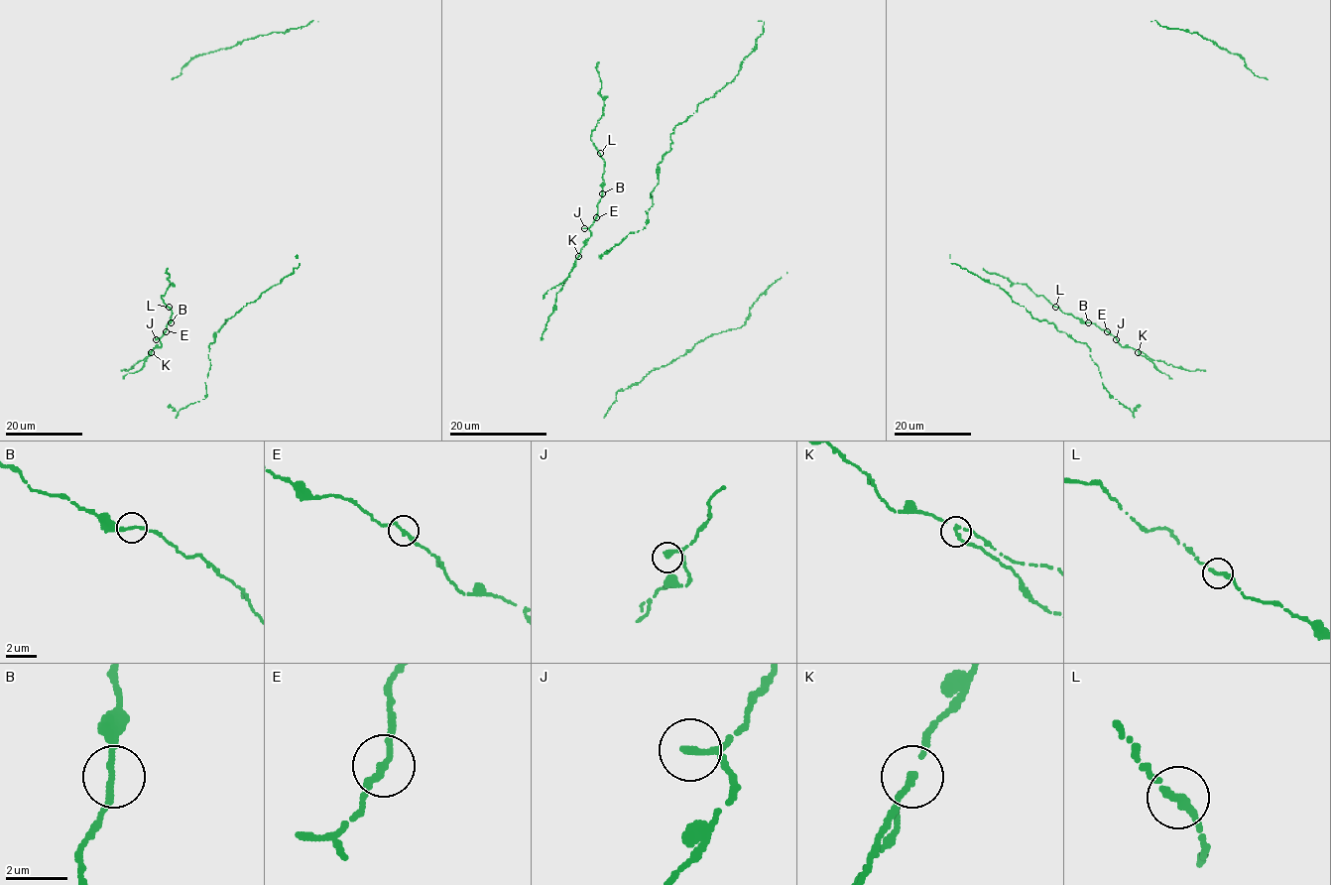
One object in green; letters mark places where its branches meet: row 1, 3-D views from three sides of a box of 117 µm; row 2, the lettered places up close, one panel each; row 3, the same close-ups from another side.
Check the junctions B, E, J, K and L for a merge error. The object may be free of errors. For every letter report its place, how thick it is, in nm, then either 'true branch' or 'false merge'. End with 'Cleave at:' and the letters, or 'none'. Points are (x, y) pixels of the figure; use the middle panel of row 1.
B: place (602, 193); calibre 220 nm; true branch
E: place (596, 217); calibre 240 nm; true branch
J: place (584, 228); calibre 220 nm; true branch
K: place (578, 256); calibre 220 nm; false merge
L: place (600, 153); calibre 240 nm; true branch
Cleave at: K

